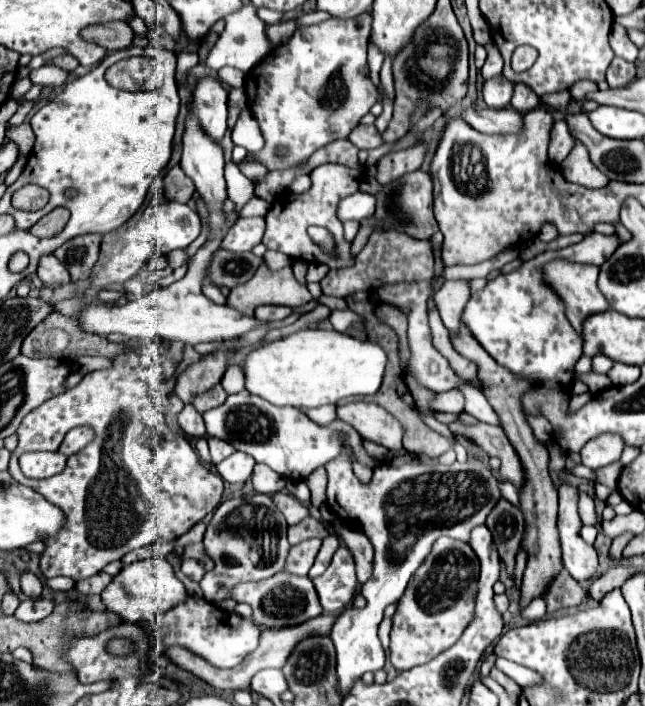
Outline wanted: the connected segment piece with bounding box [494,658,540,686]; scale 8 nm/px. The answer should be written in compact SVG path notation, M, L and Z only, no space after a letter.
M498 658L498 660L494 662L494 666L496 666L500 672L504 672L506 676L510 676L510 678L512 678L516 684L520 684L520 686L532 686L532 684L538 684L538 682L540 682L538 674L534 674L530 668L520 666L520 664L512 662L512 660Z

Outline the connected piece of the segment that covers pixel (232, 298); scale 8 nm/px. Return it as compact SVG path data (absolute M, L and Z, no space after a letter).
M264 264L246 286L238 286L228 296L228 306L252 314L260 304L290 304L290 308L300 308L312 294L308 292L306 284L300 284L292 268L282 268L278 272L270 272Z

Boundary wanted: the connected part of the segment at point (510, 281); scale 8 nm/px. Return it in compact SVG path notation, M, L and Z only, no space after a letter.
M594 232L592 236L586 236L582 242L568 248L546 250L532 260L522 262L520 268L490 280L482 292L468 300L462 312L462 322L470 328L482 348L512 374L528 378L534 386L570 394L570 386L574 382L574 366L582 356L582 338L574 334L574 328L566 318L564 302L544 280L544 266L556 258L602 266L614 254L618 244L620 240L616 234L604 236Z

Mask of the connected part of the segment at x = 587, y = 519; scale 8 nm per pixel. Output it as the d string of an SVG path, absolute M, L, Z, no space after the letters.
M579 491L578 512L584 526L594 526L599 533L603 533L601 524L597 524L594 499L582 491Z

